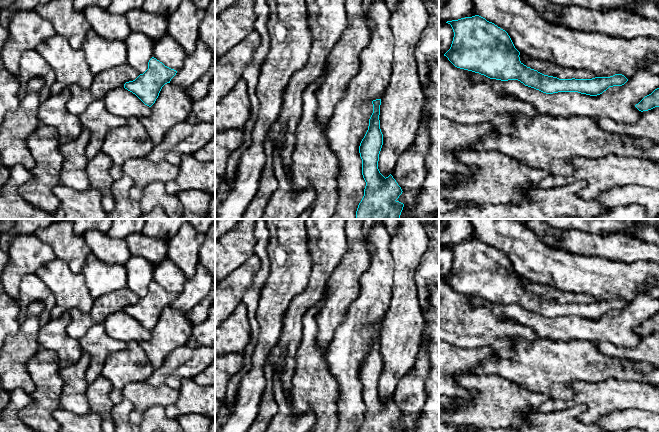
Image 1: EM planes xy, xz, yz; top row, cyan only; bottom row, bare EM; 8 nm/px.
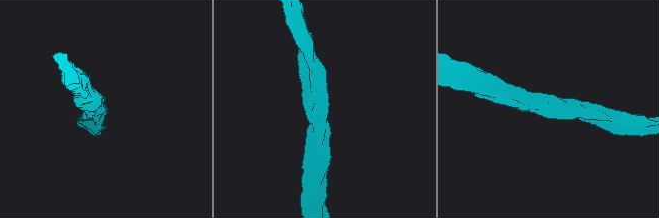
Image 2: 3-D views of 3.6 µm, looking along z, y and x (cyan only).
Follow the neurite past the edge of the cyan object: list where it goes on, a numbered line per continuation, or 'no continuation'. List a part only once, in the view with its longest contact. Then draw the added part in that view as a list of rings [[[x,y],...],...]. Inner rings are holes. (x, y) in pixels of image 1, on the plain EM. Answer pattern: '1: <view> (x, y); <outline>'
no continuation

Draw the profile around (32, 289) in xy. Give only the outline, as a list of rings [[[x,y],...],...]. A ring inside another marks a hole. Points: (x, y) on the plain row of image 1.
[[[35,273],[27,274],[20,282],[20,297],[17,304],[20,308],[18,320],[23,322],[26,319],[26,310],[32,302],[41,302],[44,306],[44,311],[40,317],[41,326],[45,325],[50,320],[50,313],[55,306],[54,295],[50,289],[42,282]]]

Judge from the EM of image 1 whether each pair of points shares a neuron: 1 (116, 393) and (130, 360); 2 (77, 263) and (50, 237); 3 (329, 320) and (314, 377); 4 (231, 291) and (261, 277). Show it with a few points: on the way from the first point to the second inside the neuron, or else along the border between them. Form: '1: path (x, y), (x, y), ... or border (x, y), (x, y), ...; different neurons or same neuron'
1: path (118, 385), (120, 371), (123, 368); same neuron
2: path (70, 256), (57, 243); same neuron
3: border (317, 326), (317, 344), (326, 350); different neurons
4: border (259, 258), (259, 270), (241, 301); different neurons

